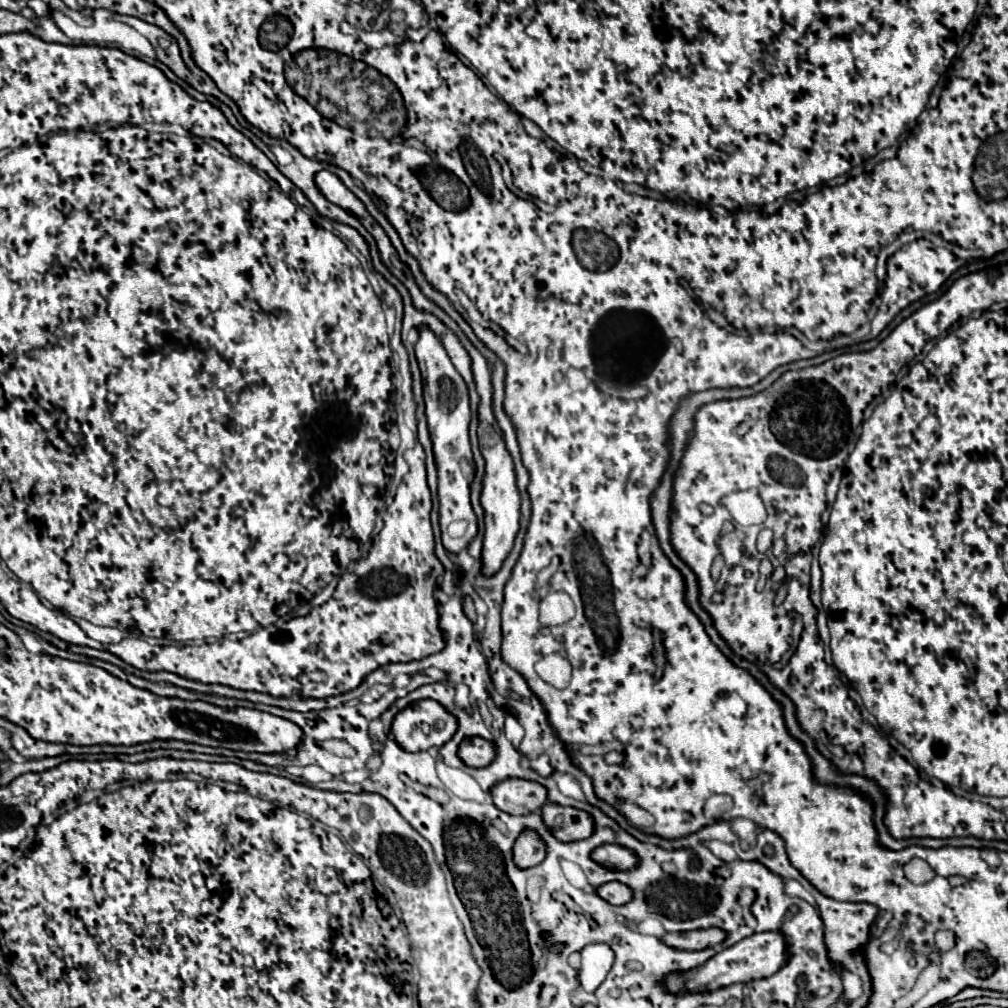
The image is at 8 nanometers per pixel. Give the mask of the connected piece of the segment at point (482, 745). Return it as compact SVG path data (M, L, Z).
M481 737L465 739L459 745L459 757L469 767L487 767L489 763L493 763L495 755L497 755L497 747L493 747L493 743L489 743L487 739L481 739Z

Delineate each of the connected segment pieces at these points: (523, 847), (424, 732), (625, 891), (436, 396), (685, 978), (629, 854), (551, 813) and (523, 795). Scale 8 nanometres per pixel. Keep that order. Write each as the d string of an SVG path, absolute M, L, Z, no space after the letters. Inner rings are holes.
M523 831L513 847L513 859L517 867L527 869L533 865L539 865L547 855L545 841L537 835L537 831Z
M421 699L397 713L391 731L405 751L439 749L455 735L457 719L441 703Z
M617 881L601 885L597 889L597 895L613 905L625 905L625 903L629 903L629 899L633 899L633 891L629 891L629 887L625 887L625 883L617 883Z
M429 327L421 329L419 341L415 345L415 355L419 361L421 377L423 377L423 393L425 393L425 413L427 413L427 425L433 441L437 471L439 471L439 515L441 515L441 533L443 533L443 545L451 553L459 553L465 549L471 539L477 535L477 517L471 507L471 483L475 477L475 461L471 453L469 443L469 423L471 423L471 407L469 407L469 391L465 381L461 379L459 371L453 367L445 347L441 347L441 341ZM455 519L469 521L467 533L463 537L451 537L447 533L447 527Z
M765 931L765 933L753 933L751 937L735 943L733 947L727 947L719 951L715 957L711 957L705 965L687 971L687 973L673 973L667 977L665 985L669 991L677 993L681 989L691 989L691 991L711 991L717 987L733 985L733 983L749 983L753 979L769 977L777 973L789 959L787 953L787 939L781 935L781 931Z
M601 845L593 851L591 855L599 865L615 869L615 871L629 871L633 867L637 867L639 859L633 851L629 851L627 847L621 845Z
M547 803L541 809L545 825L559 841L579 841L587 839L595 831L593 817L587 811L575 807L563 807L555 803Z
M505 779L497 783L489 793L495 807L511 815L529 815L549 801L547 789L541 783L525 779Z

